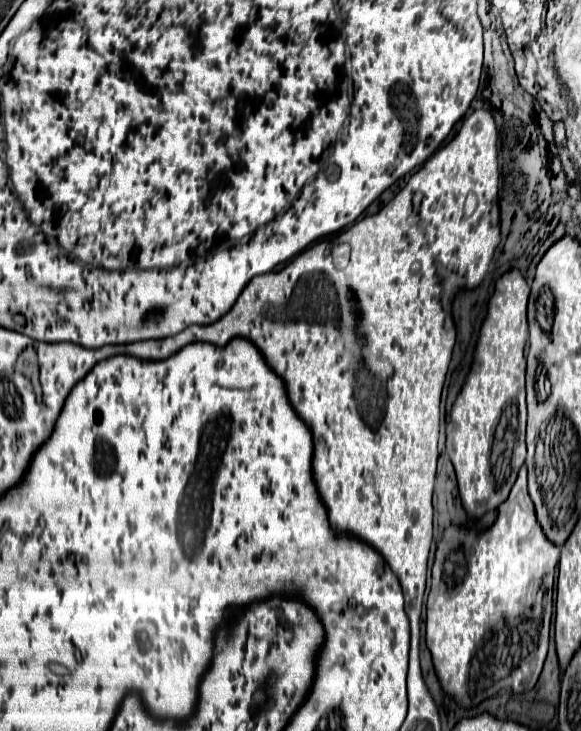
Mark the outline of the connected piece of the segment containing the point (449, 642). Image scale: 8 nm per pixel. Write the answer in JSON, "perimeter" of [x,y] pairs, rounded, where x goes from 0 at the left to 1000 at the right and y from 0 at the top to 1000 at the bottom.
{"perimeter":[[[904,636],[897,639],[897,647],[880,669],[876,683],[859,694],[859,705],[855,713],[849,715],[845,724],[831,726],[824,735],[818,732],[818,726],[804,726],[797,721],[769,721],[762,737],[752,743],[752,756],[749,756],[749,773],[745,773],[745,798],[742,798],[742,808],[735,817],[735,847],[731,847],[731,880],[735,888],[742,891],[742,902],[745,902],[745,912],[752,921],[752,929],[759,934],[759,943],[769,953],[780,953],[780,959],[797,967],[797,970],[814,970],[821,967],[828,959],[845,956],[849,951],[855,951],[862,943],[880,943],[883,948],[900,948],[921,940],[931,915],[935,915],[935,904],[941,899],[941,882],[945,882],[945,852],[948,852],[948,803],[952,803],[952,787],[955,787],[955,776],[962,770],[962,751],[952,748],[952,743],[931,729],[931,721],[924,718],[924,707],[917,702],[917,688],[910,685],[910,674],[907,674],[907,642]]]}

